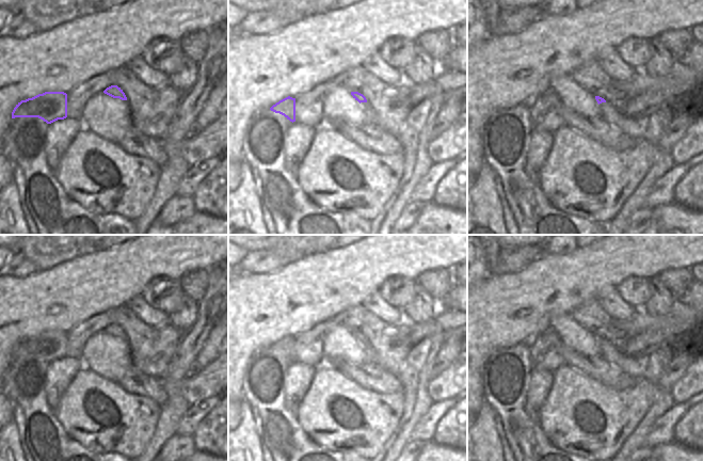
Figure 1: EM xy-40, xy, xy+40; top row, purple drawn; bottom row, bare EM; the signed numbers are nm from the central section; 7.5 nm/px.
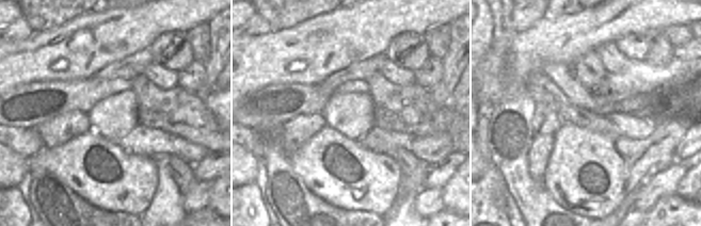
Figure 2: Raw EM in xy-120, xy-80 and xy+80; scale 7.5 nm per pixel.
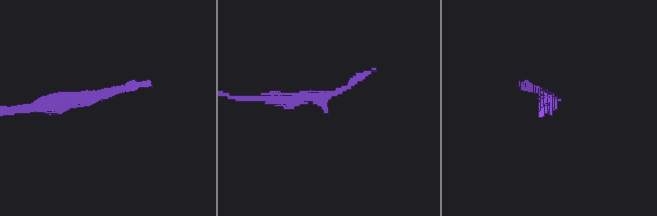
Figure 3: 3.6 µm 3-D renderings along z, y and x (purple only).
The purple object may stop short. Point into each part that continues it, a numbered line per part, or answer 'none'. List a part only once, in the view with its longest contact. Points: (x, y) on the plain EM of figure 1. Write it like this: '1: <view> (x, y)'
none

